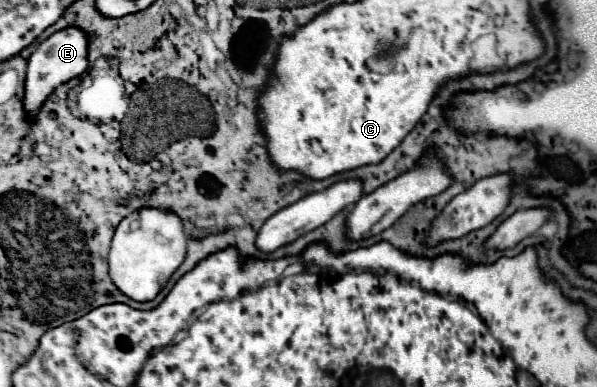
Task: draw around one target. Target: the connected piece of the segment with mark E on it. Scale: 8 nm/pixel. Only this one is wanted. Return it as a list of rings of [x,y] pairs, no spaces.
[[[66,28],[44,40],[34,54],[28,60],[28,72],[26,72],[26,82],[24,82],[24,112],[26,120],[32,124],[34,116],[40,112],[42,104],[48,100],[48,96],[68,80],[80,76],[88,66],[88,40],[86,34],[80,28]]]

